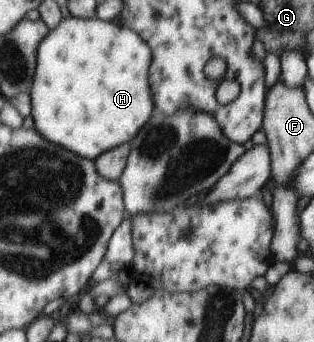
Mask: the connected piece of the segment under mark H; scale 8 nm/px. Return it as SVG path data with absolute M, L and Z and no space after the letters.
M68 16L67 18L62 18L62 22L60 22L56 28L49 28L48 34L46 34L46 36L42 38L42 42L38 44L36 70L34 70L34 80L32 80L32 86L30 88L30 114L34 120L33 129L36 130L36 132L42 132L42 136L46 136L46 140L54 140L54 144L58 146L62 144L62 148L70 148L73 153L78 152L78 156L96 162L100 155L104 155L106 151L114 148L114 146L120 146L120 144L130 142L130 140L140 132L140 126L144 126L144 124L150 120L152 110L154 110L152 92L150 92L150 82L148 82L150 64L152 64L150 46L131 28L124 28L123 26L114 24L112 21L103 21L97 17L76 18Z

